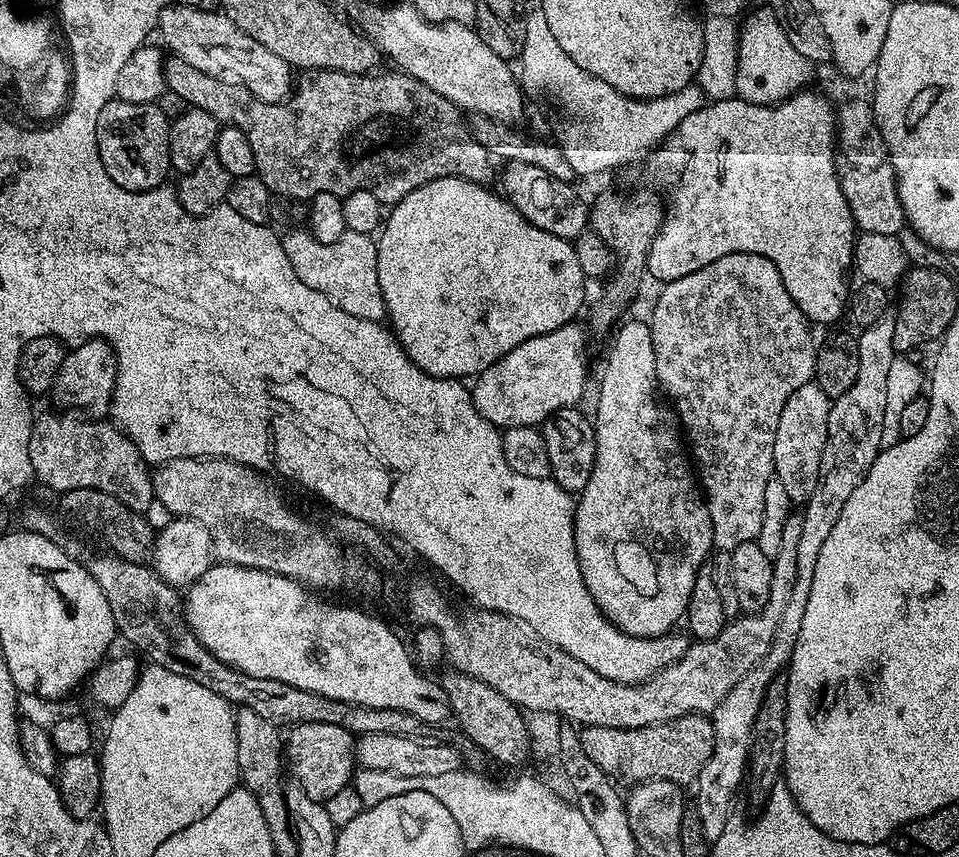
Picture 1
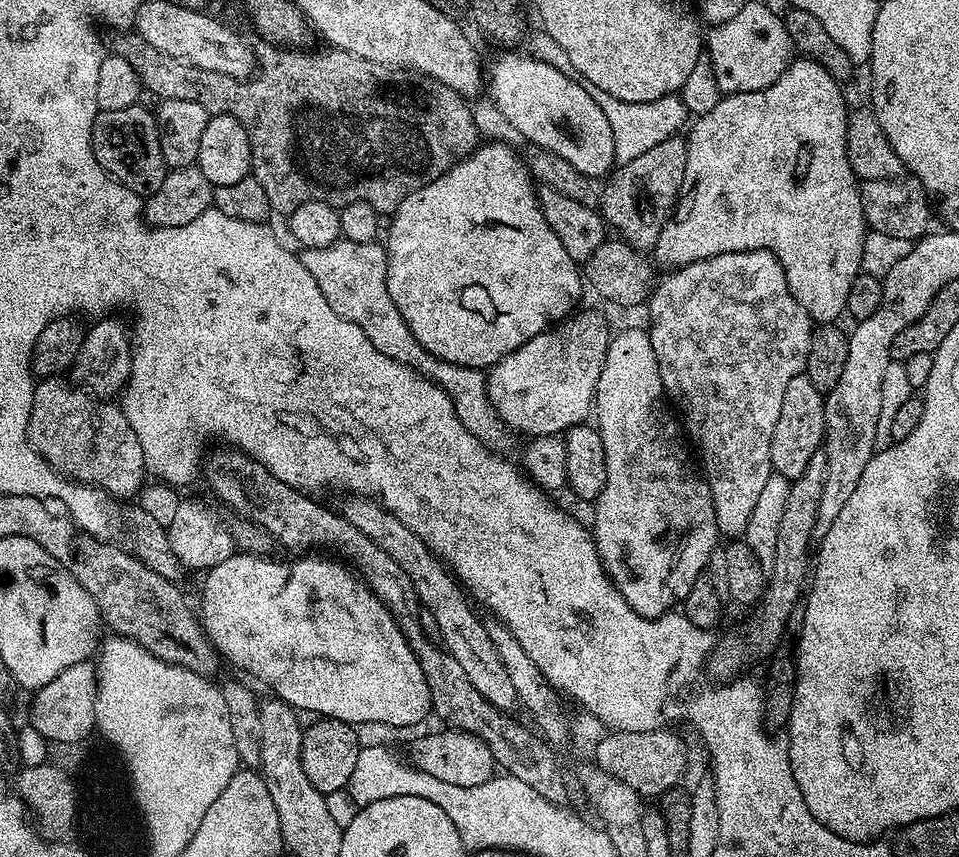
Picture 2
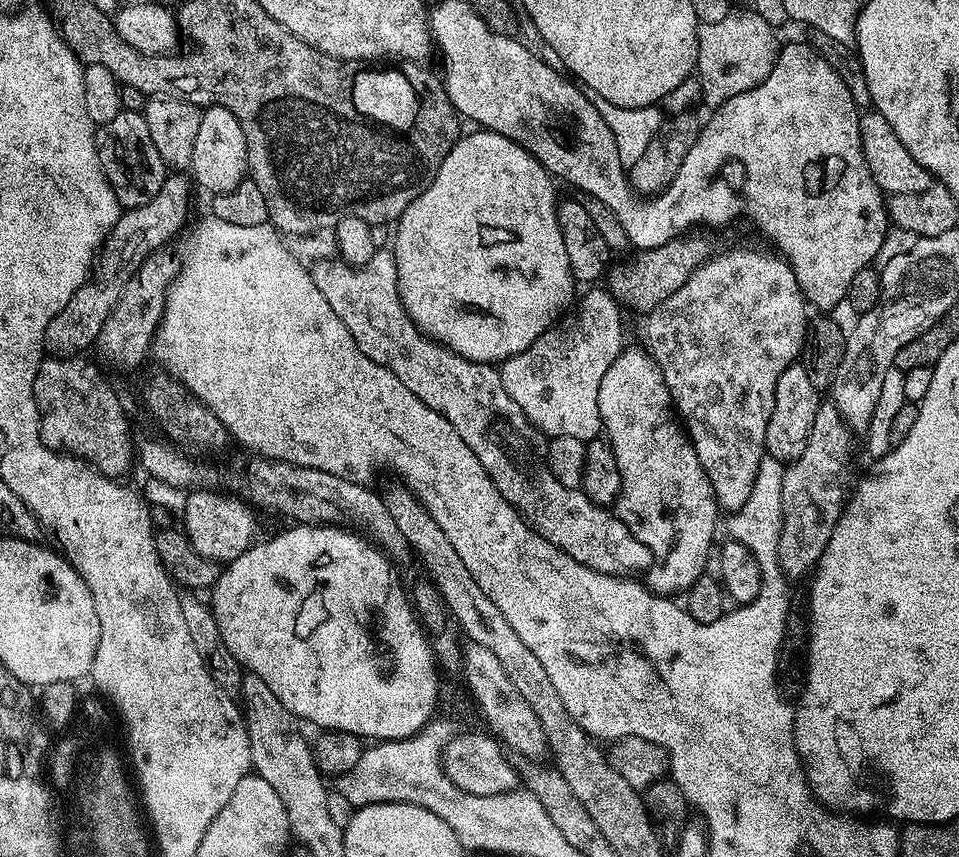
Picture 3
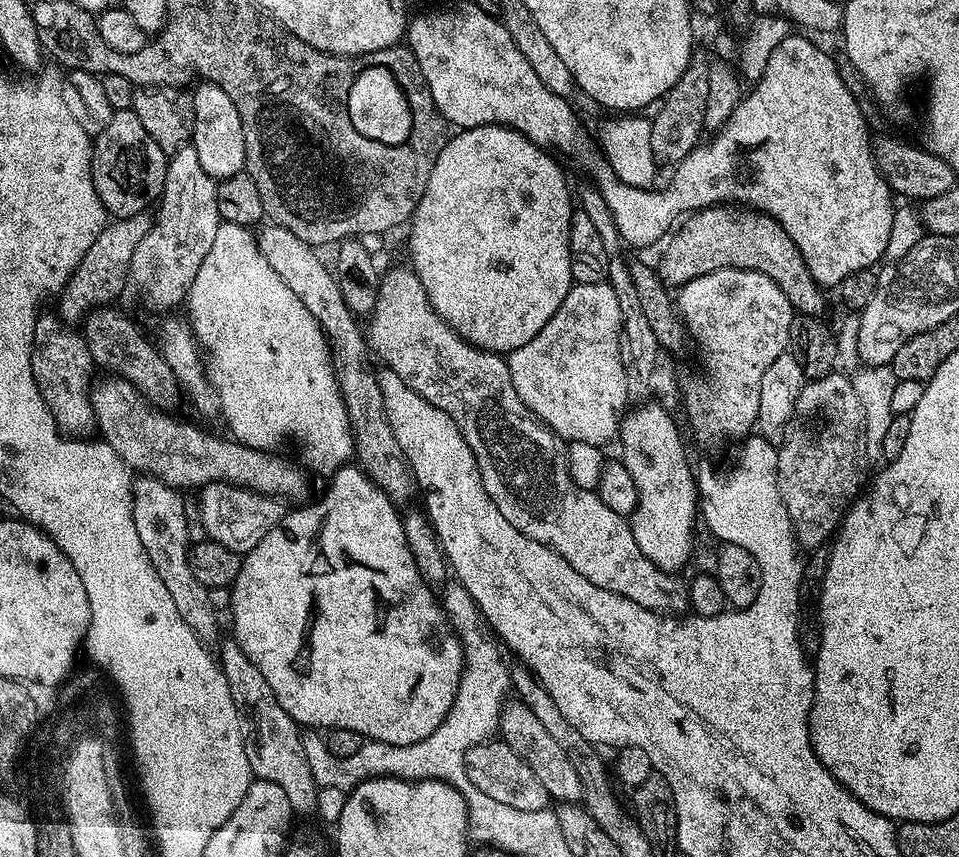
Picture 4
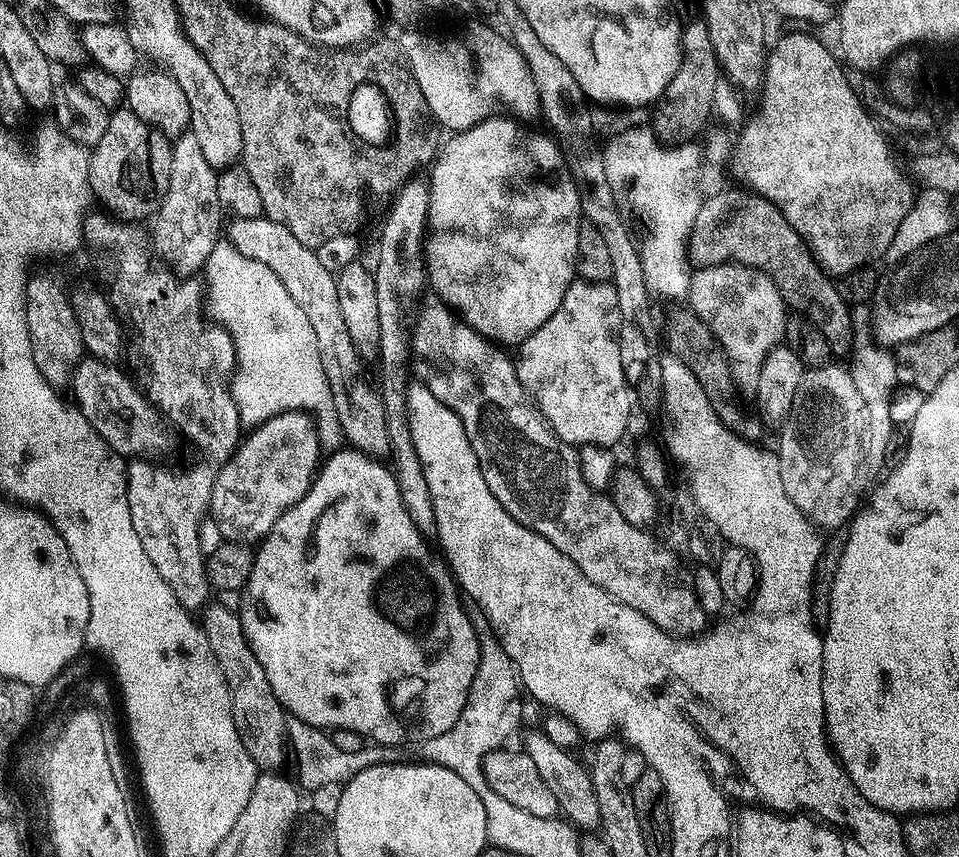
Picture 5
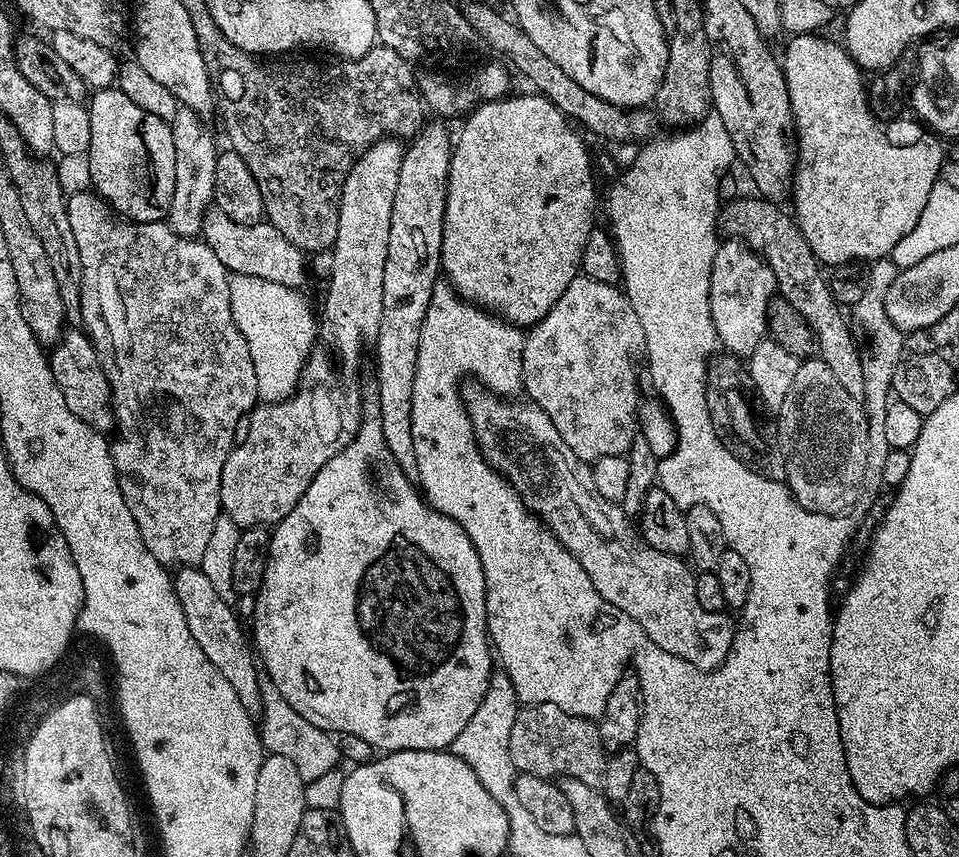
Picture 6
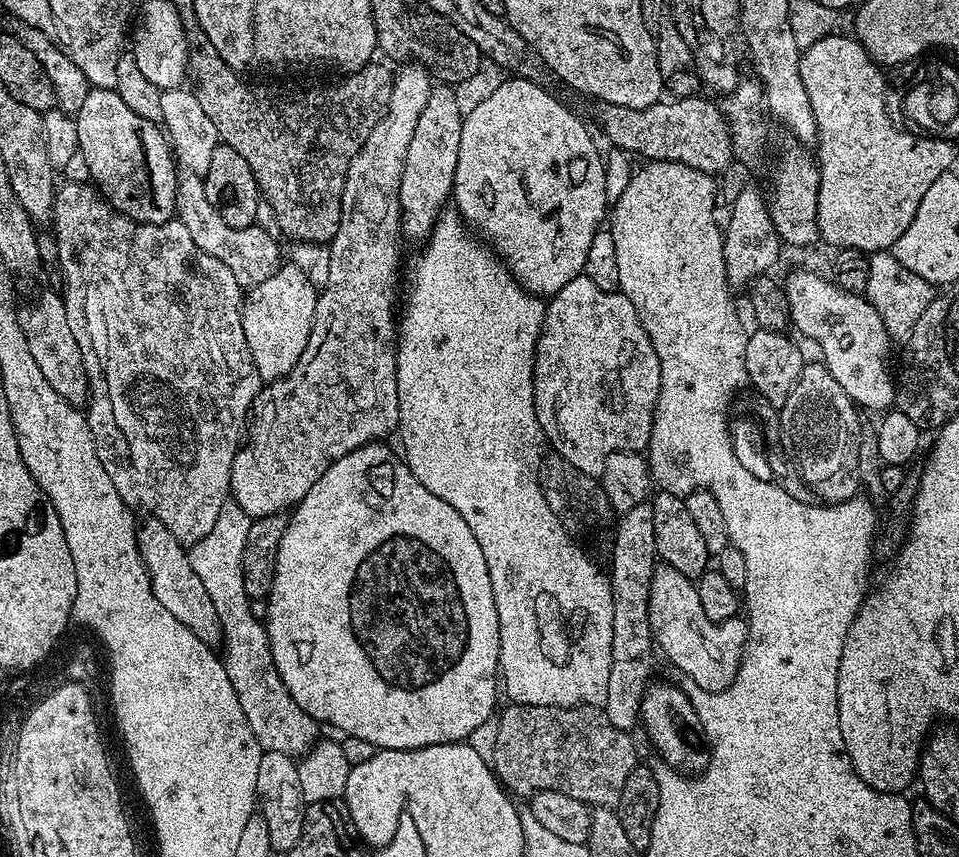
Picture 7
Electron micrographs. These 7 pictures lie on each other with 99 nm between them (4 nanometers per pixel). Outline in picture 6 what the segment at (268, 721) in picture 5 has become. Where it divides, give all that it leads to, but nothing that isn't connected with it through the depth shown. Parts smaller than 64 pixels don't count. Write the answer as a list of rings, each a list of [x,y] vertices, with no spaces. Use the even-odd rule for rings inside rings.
[[[199,566],[177,567],[174,572],[174,585],[176,597],[182,606],[182,614],[186,616],[186,626],[190,626],[190,634],[194,634],[194,642],[202,646],[206,658],[214,662],[214,667],[222,673],[222,678],[226,678],[226,682],[234,686],[244,709],[253,718],[259,717],[262,706],[262,672],[245,625],[244,628],[240,625],[235,610],[228,605],[229,601],[222,594],[218,594],[218,590],[214,590],[214,582],[210,582],[210,578],[202,574]]]

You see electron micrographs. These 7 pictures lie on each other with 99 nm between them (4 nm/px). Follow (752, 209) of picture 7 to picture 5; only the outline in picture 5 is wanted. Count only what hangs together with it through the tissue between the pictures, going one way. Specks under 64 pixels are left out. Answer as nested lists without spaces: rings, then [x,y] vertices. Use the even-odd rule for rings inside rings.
[[[726,263],[709,268],[697,267],[687,297],[692,302],[691,311],[707,323],[732,361],[737,385],[744,390],[755,389],[766,354],[781,347],[789,317],[778,286],[756,268]]]

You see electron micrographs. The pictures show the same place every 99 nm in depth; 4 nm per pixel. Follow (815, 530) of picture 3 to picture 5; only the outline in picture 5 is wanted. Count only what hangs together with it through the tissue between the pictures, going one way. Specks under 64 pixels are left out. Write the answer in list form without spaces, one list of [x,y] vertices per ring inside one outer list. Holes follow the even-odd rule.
[[[839,363],[821,364],[802,374],[794,406],[790,406],[790,414],[779,429],[778,467],[782,486],[790,502],[820,530],[843,529],[862,504],[860,463],[866,453],[868,434],[866,402],[862,402],[862,394],[854,386],[851,371],[836,364]]]

